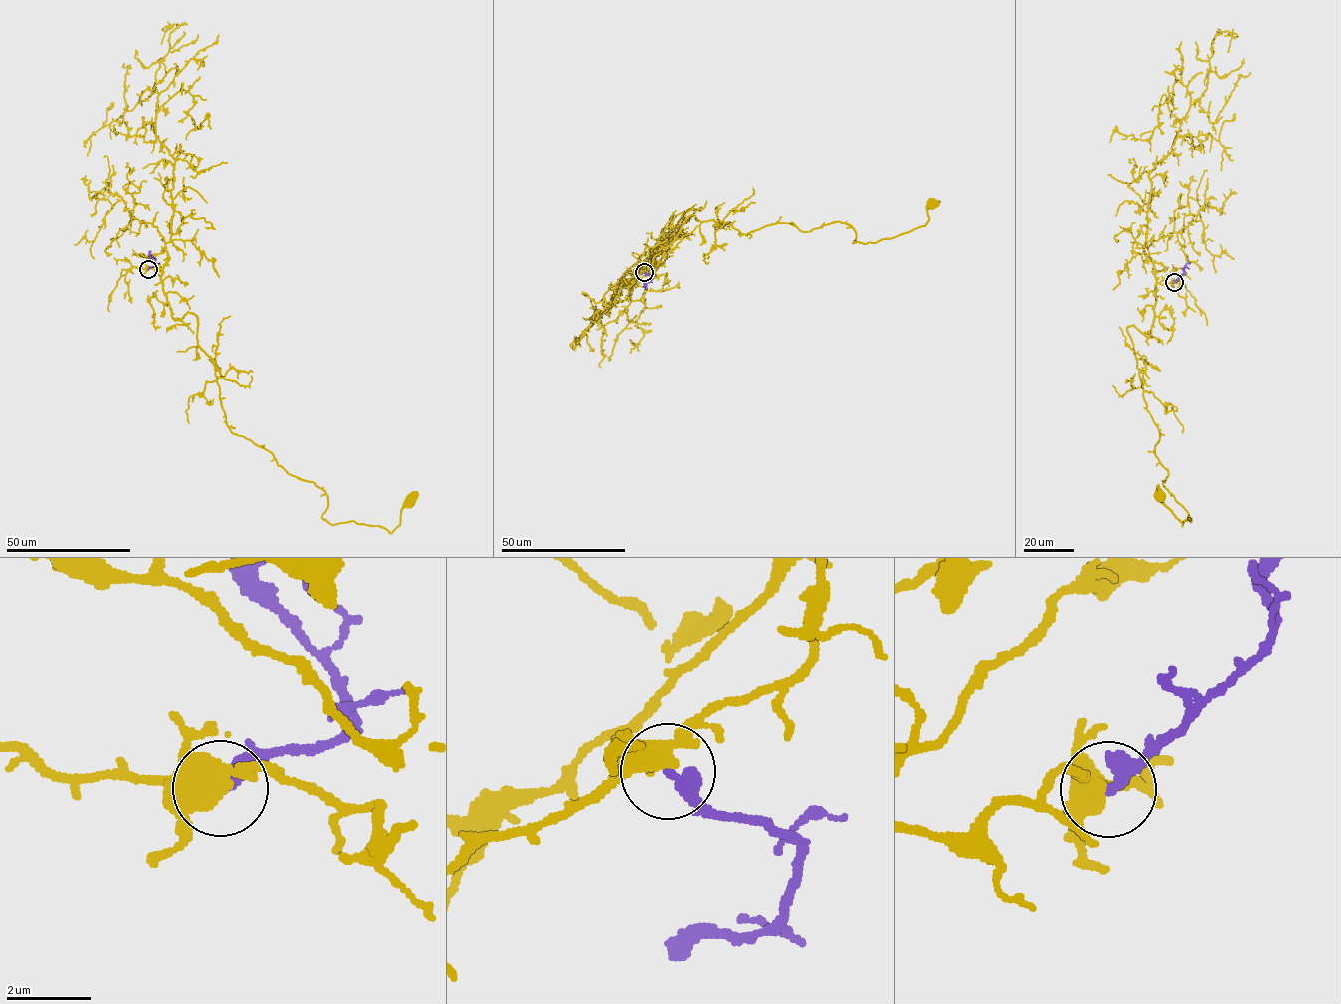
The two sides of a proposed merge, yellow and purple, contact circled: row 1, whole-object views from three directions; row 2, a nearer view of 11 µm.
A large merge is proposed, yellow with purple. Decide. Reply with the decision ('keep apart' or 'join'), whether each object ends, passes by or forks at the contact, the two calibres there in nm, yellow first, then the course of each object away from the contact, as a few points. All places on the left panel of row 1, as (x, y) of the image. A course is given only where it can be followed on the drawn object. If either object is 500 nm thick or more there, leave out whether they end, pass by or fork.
keep apart | yellow forks | purple ends | 400/360 nm | yellow via (147, 269), (161, 269), (172, 318), (196, 316), (229, 429), (322, 488), (322, 517), (391, 533), (408, 503) | purple via (148, 269), (155, 264), (150, 256), (151, 252)

